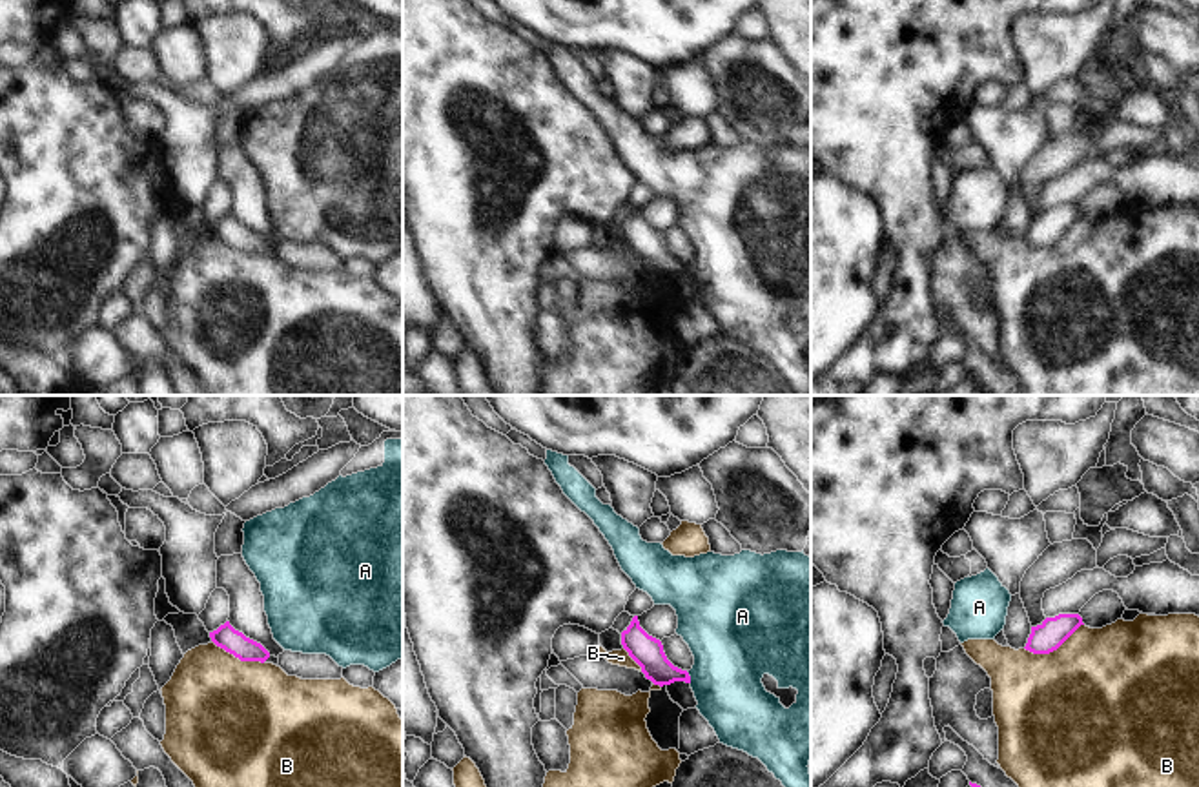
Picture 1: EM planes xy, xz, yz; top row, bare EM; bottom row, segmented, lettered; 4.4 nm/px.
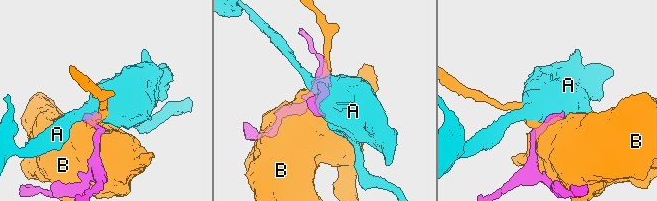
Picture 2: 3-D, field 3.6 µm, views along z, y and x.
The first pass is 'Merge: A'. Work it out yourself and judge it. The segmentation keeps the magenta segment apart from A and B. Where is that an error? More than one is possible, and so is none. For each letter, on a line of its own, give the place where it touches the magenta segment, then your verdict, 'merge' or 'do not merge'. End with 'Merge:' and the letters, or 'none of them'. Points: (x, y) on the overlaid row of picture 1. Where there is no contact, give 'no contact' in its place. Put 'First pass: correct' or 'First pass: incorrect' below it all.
A: contact xz (689, 676); do not merge
B: contact yz (1054, 649); do not merge
Merge: none of them
First pass: incorrect

